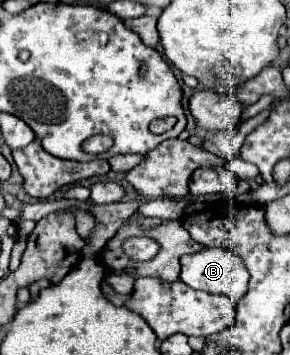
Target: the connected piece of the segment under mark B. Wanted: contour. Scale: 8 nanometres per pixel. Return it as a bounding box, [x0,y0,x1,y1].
[180,248,248,302]

